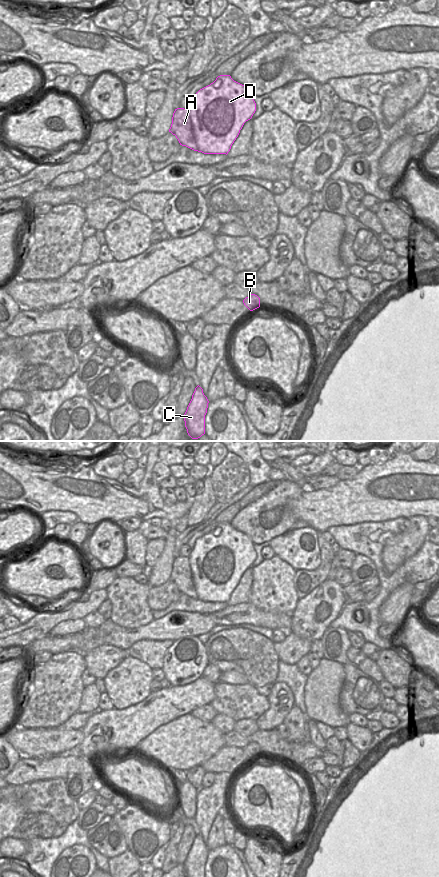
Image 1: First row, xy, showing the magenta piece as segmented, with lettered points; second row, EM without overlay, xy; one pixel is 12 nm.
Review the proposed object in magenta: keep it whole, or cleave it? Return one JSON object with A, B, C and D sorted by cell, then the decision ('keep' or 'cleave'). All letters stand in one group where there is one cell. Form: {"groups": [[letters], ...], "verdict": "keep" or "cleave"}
{"groups": [["A", "B", "C", "D"]], "verdict": "keep"}

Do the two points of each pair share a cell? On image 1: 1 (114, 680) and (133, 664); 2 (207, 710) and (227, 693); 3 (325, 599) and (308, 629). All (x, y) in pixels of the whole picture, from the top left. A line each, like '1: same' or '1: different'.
1: same
2: different
3: same

